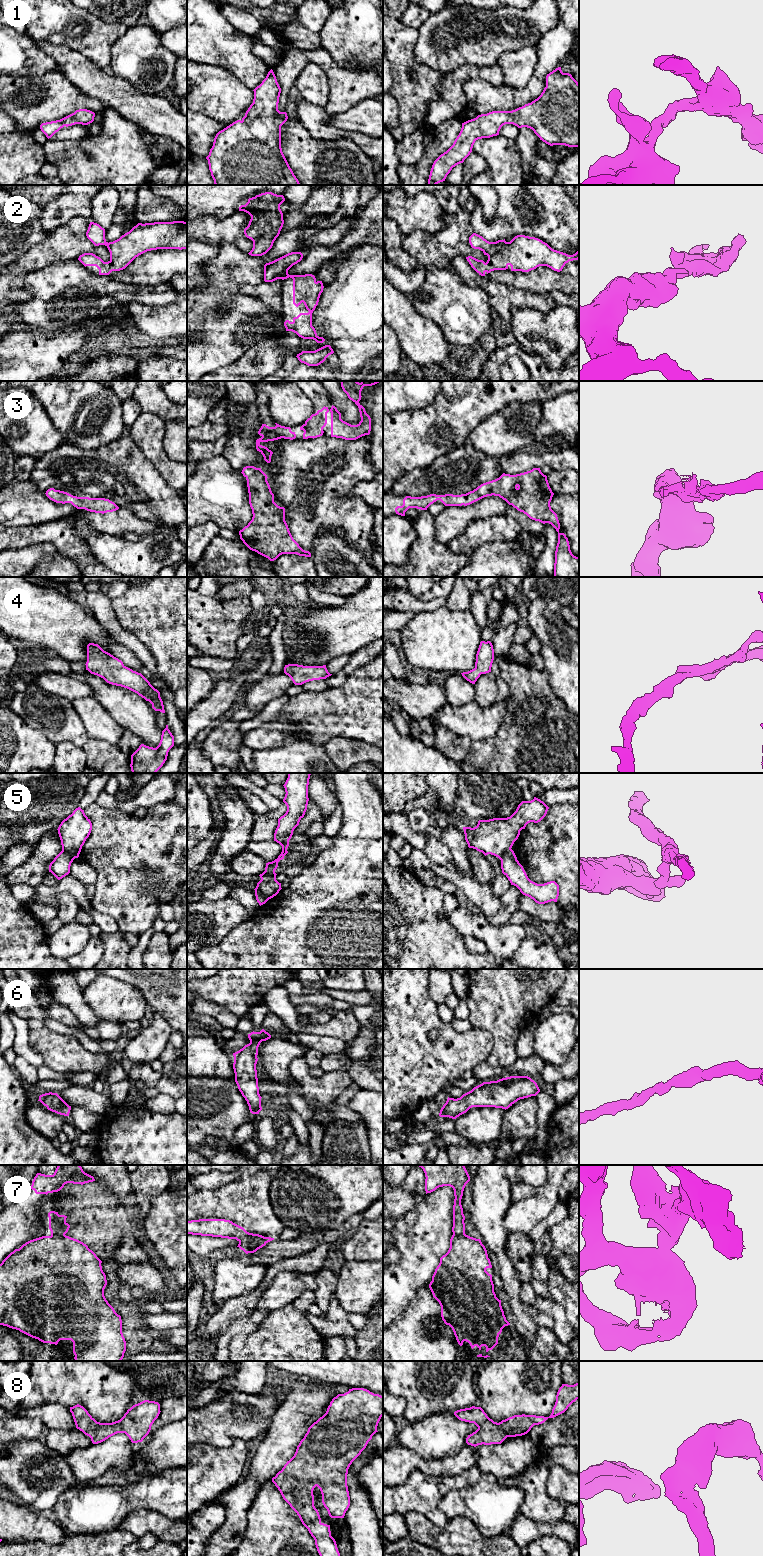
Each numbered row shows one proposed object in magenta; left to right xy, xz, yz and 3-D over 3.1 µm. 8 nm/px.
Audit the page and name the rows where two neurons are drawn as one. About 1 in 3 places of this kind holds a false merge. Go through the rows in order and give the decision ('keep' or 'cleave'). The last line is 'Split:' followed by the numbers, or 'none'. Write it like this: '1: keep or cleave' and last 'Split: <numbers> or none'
1: keep
2: keep
3: keep
4: keep
5: cleave
6: keep
7: cleave
8: keep
Split: 5, 7

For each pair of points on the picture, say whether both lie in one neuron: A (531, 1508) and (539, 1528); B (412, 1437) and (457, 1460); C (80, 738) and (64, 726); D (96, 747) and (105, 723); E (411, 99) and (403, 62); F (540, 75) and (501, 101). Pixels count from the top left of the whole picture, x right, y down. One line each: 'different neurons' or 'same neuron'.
A: different neurons
B: different neurons
C: same neuron
D: different neurons
E: same neuron
F: same neuron

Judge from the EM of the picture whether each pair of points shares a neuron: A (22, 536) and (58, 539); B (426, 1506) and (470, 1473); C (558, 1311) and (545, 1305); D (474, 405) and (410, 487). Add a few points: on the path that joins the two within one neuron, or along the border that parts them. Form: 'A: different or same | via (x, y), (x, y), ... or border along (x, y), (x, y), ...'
A: same | via (31, 535), (49, 535)
B: same | via (435, 1495), (447, 1483), (459, 1481)
C: same | via (555, 1311), (548, 1305)
D: different | border along (446, 454), (404, 474)

